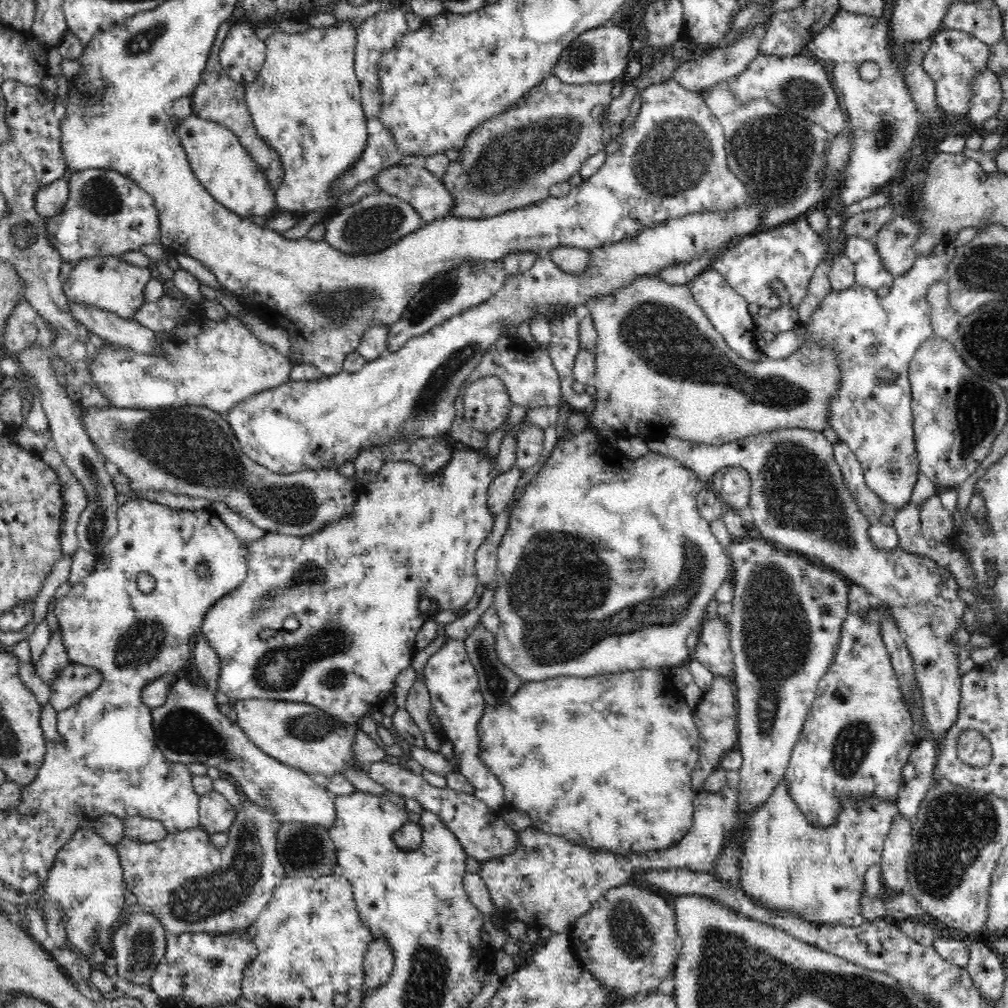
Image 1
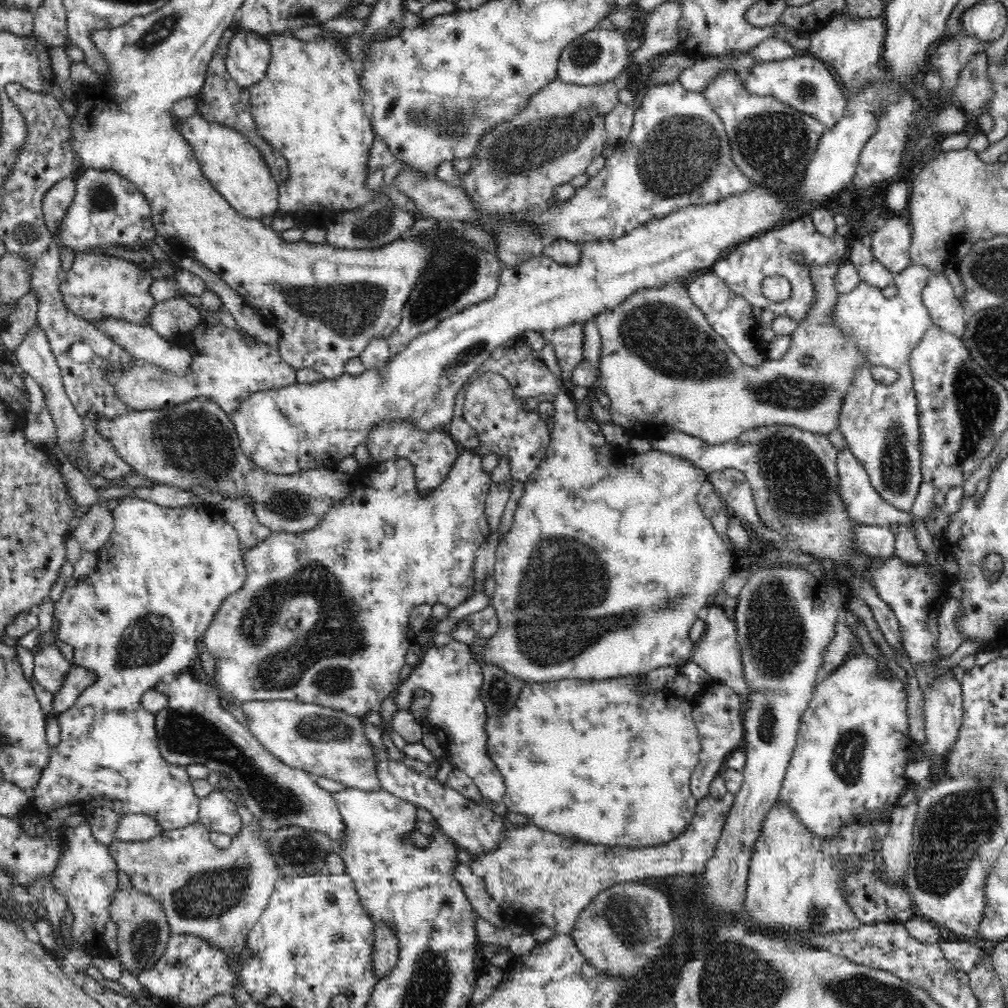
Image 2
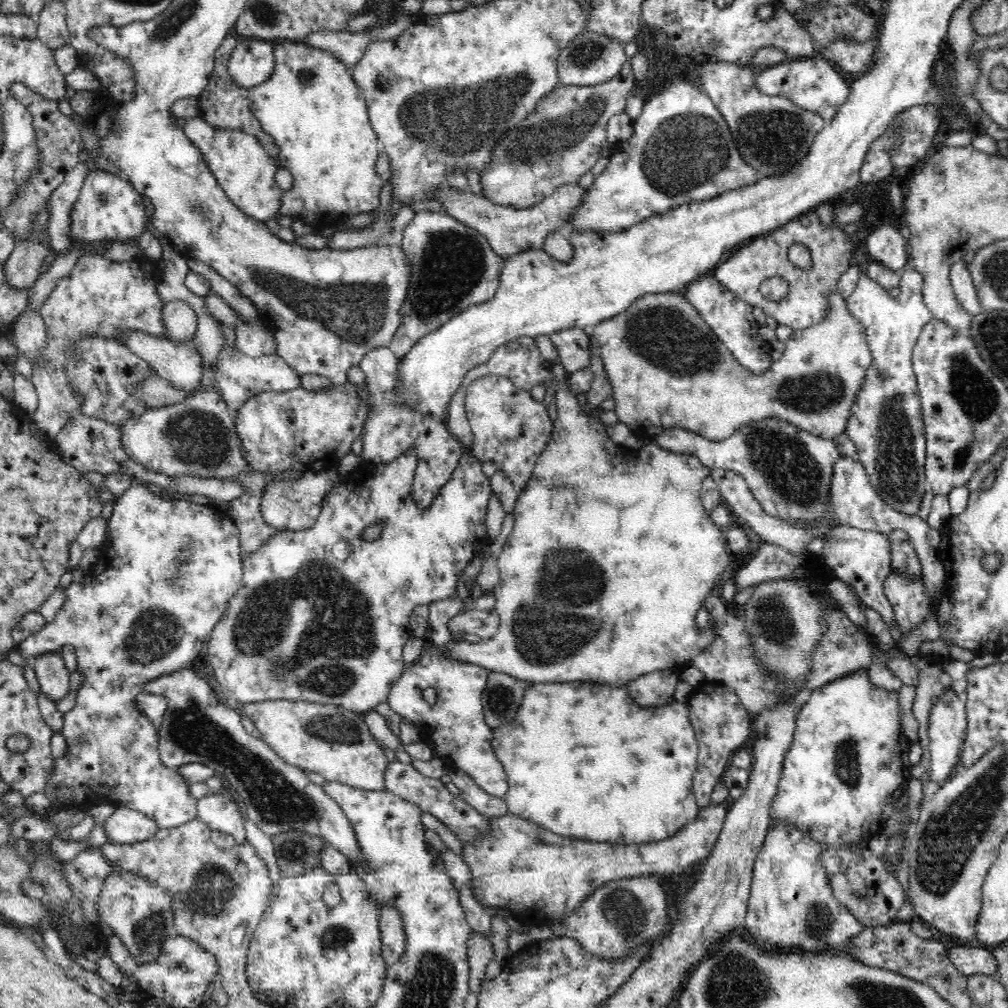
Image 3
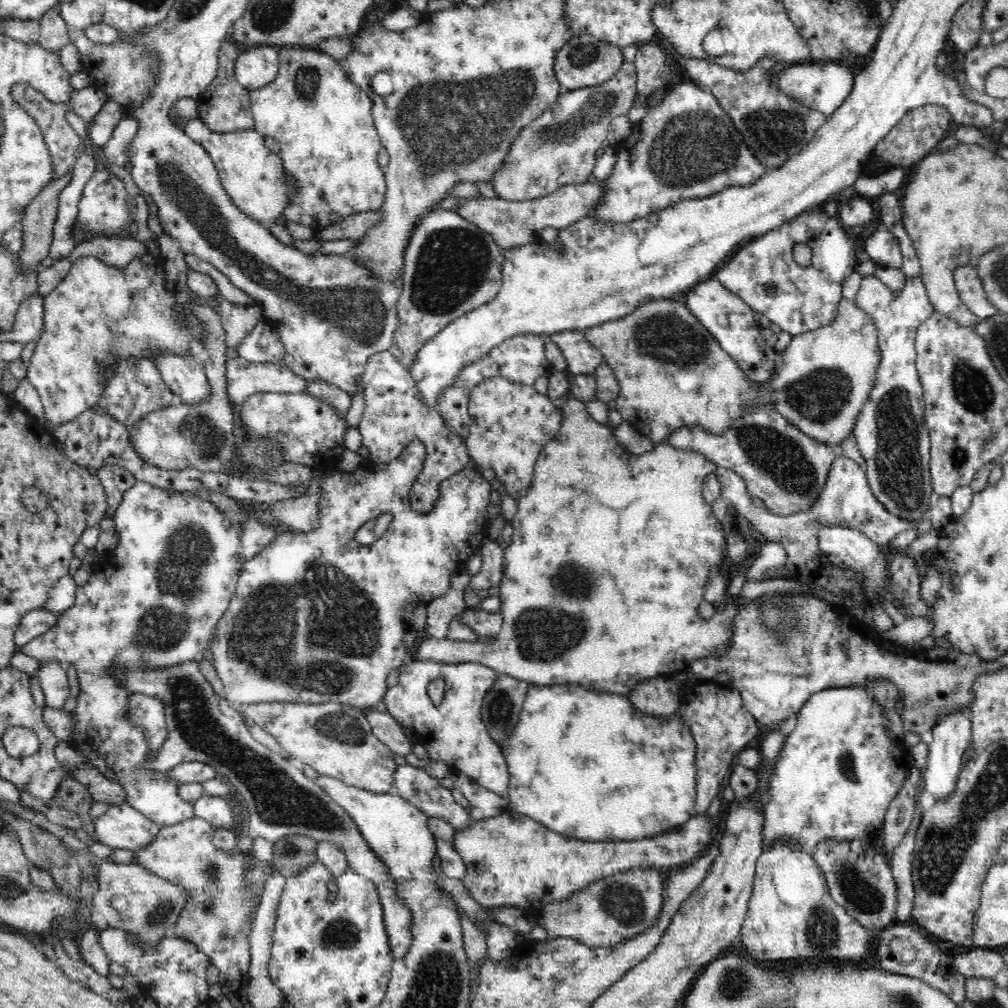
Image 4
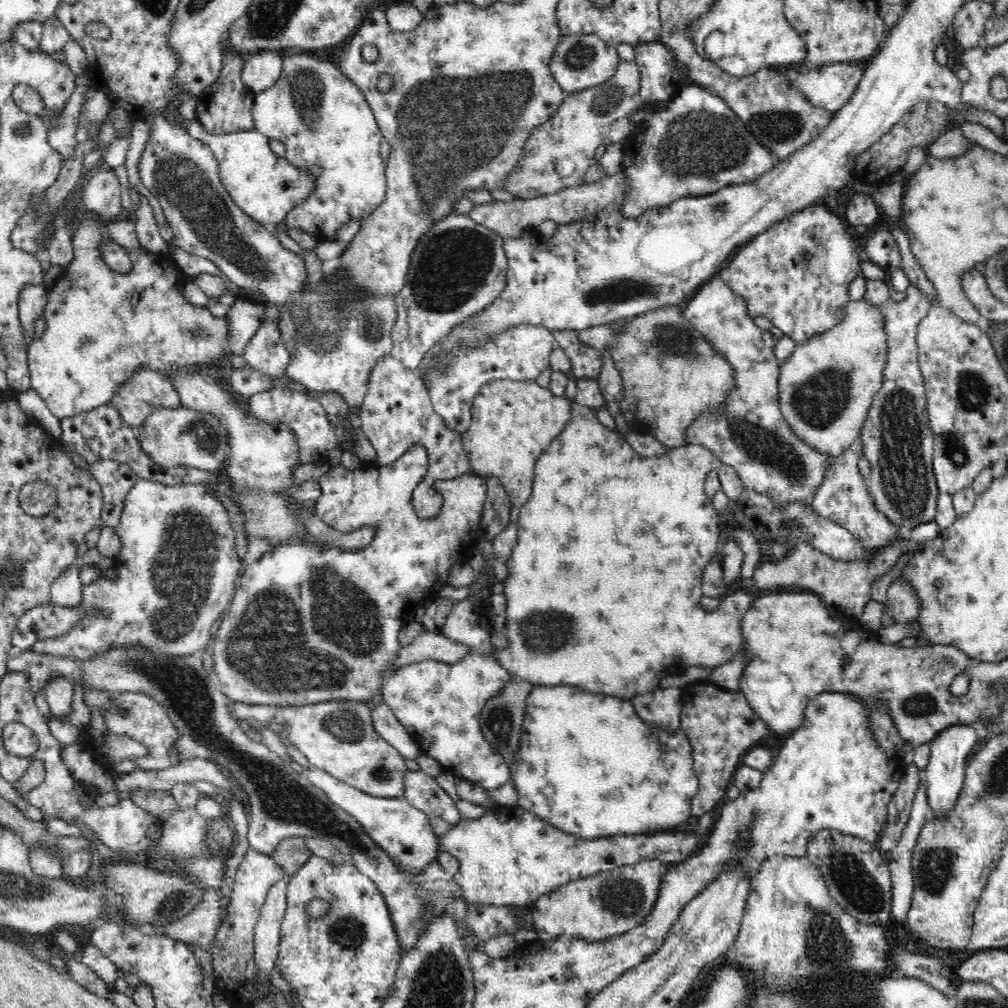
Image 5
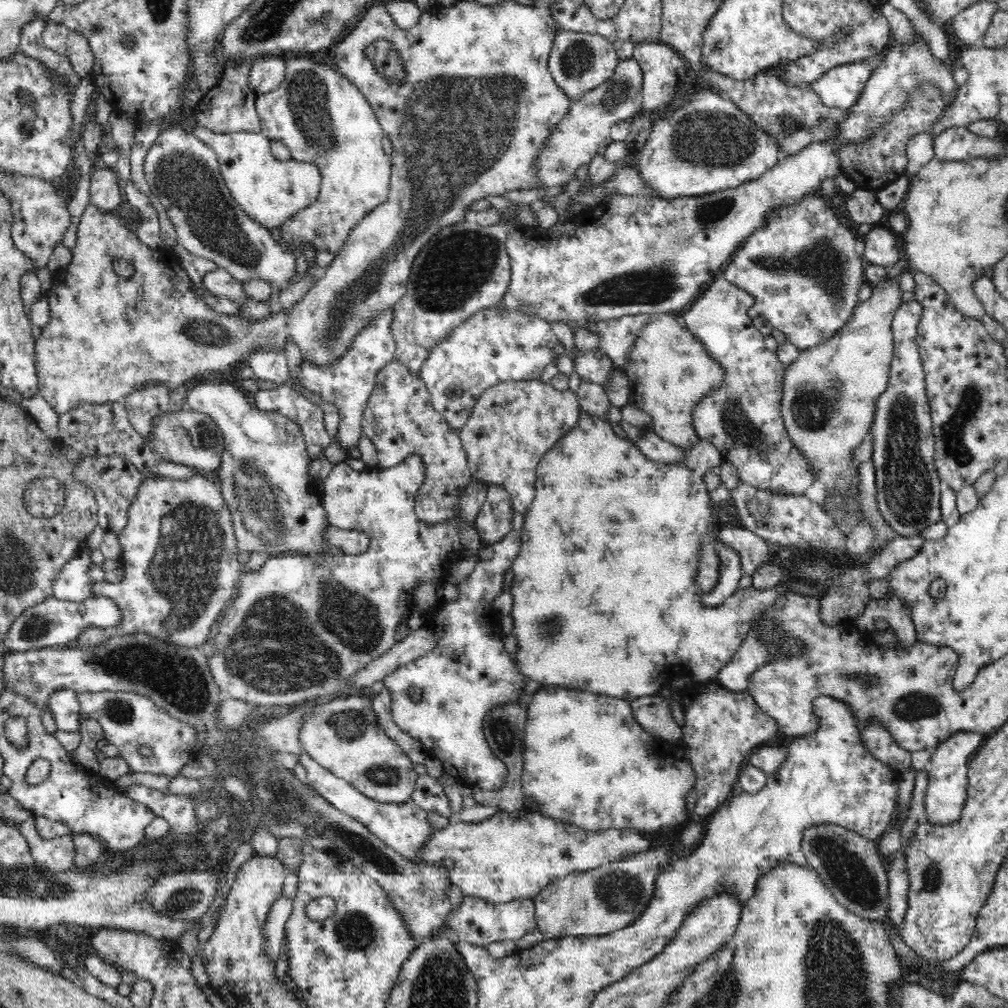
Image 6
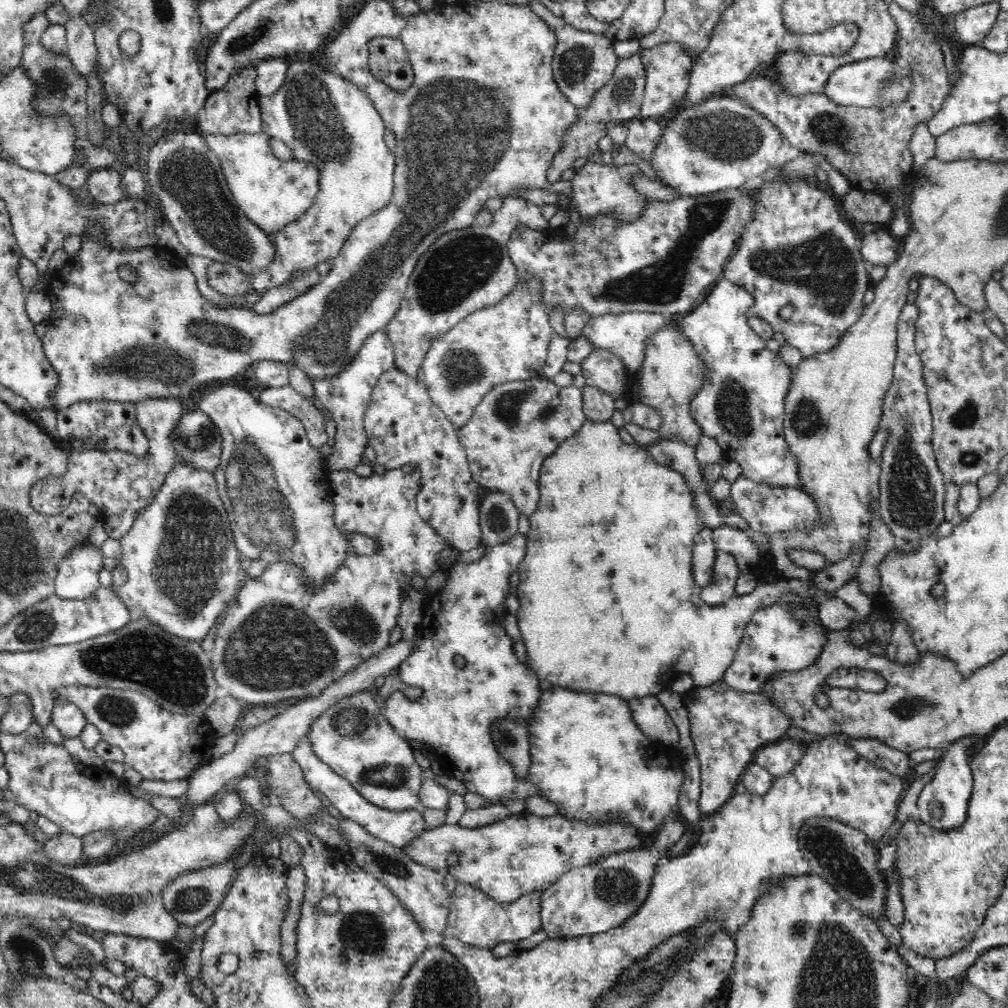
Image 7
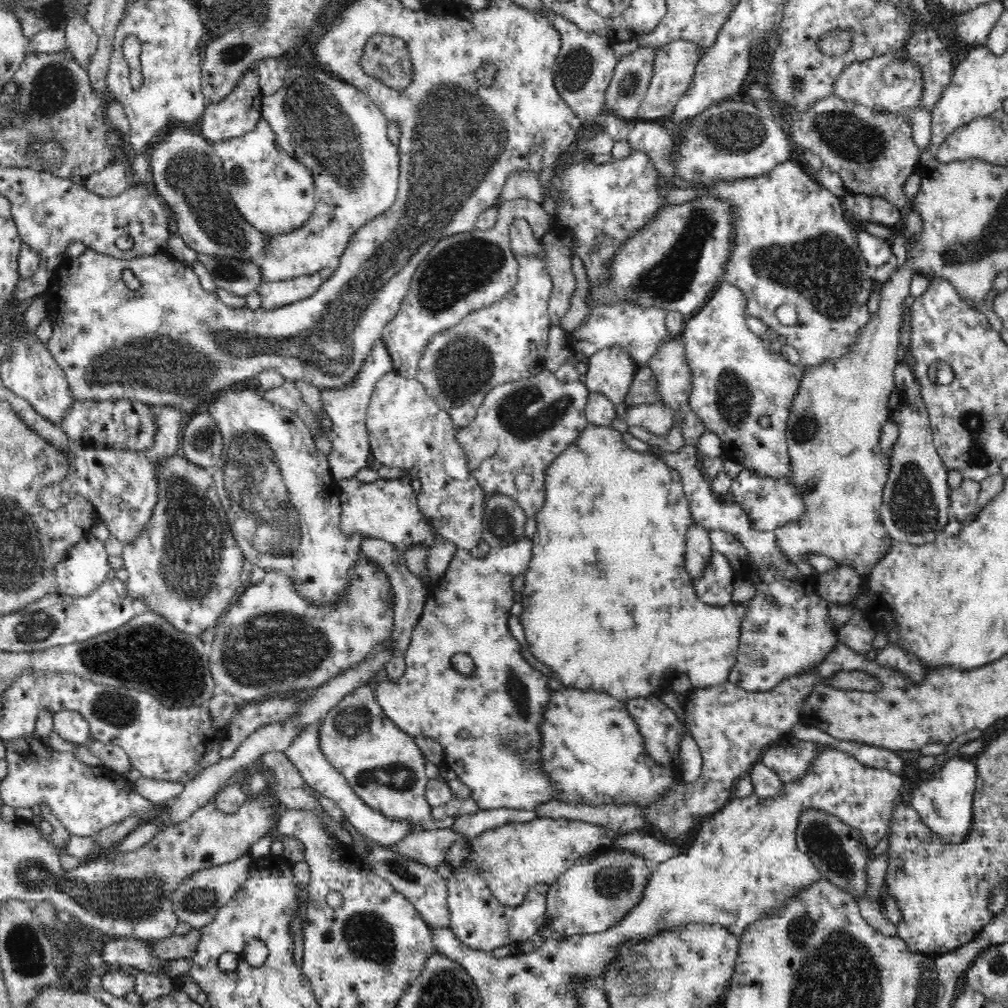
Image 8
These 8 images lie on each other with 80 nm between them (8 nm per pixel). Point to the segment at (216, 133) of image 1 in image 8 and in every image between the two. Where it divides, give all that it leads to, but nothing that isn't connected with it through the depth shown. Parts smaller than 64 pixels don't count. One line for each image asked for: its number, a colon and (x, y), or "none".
2: (234, 167)
3: (241, 165)
4: (253, 176)
5: (265, 186)
6: (269, 190)
7: (271, 193)
8: (274, 192)

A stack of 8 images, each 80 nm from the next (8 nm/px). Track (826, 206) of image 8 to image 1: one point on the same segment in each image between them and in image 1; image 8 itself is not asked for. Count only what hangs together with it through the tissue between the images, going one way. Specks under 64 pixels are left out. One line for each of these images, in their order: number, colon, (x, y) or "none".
1: (789, 253)
2: (768, 254)
3: (832, 251)
4: (805, 297)
5: (796, 274)
6: (801, 266)
7: (797, 252)

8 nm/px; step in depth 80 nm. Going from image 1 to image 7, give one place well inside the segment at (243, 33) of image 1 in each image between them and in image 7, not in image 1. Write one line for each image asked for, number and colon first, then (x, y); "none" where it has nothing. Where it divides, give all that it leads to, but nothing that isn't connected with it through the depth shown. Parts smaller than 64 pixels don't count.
2: (248, 55)
3: (252, 62)
4: (255, 66)
5: (261, 70)
6: (264, 74)
7: (271, 72)

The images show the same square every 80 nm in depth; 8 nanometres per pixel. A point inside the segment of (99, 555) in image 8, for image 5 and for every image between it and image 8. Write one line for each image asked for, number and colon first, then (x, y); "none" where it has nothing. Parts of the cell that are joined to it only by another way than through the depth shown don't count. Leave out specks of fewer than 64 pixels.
5: (67, 589)
6: (72, 584)
7: (77, 575)

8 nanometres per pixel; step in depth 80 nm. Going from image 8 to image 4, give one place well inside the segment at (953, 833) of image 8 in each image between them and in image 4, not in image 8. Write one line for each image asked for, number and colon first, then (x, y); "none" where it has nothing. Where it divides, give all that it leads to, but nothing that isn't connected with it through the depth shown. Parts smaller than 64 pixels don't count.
4: (952, 734)
5: (944, 775)
6: (946, 791)
7: (943, 802)

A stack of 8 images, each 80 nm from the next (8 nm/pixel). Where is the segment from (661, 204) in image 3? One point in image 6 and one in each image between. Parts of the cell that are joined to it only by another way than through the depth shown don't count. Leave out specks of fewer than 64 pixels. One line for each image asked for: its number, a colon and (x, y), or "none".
4: (687, 148)
5: (697, 145)
6: (704, 143)

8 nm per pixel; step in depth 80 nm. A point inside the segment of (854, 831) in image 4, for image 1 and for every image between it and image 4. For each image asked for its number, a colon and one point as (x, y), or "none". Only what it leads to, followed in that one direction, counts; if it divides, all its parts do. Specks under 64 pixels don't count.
1: (858, 747)
2: (853, 746)
3: (847, 766)

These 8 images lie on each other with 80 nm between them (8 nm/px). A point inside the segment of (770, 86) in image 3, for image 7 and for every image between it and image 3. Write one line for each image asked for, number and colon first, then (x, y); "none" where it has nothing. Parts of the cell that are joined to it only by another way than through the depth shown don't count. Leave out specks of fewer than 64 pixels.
4: (824, 86)
5: (829, 87)
6: (839, 87)
7: (875, 82)

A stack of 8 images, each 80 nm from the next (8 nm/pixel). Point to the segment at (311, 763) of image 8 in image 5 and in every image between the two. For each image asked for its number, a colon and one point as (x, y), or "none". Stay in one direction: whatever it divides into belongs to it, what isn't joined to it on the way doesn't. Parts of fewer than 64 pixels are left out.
5: (404, 832)
6: (403, 826)
7: (399, 828)

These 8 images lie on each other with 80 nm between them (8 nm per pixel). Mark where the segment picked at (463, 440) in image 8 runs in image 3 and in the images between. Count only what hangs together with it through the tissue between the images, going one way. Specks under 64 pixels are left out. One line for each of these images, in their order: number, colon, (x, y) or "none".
3: (510, 428)
4: (511, 423)
5: (512, 424)
6: (513, 424)
7: (517, 425)

